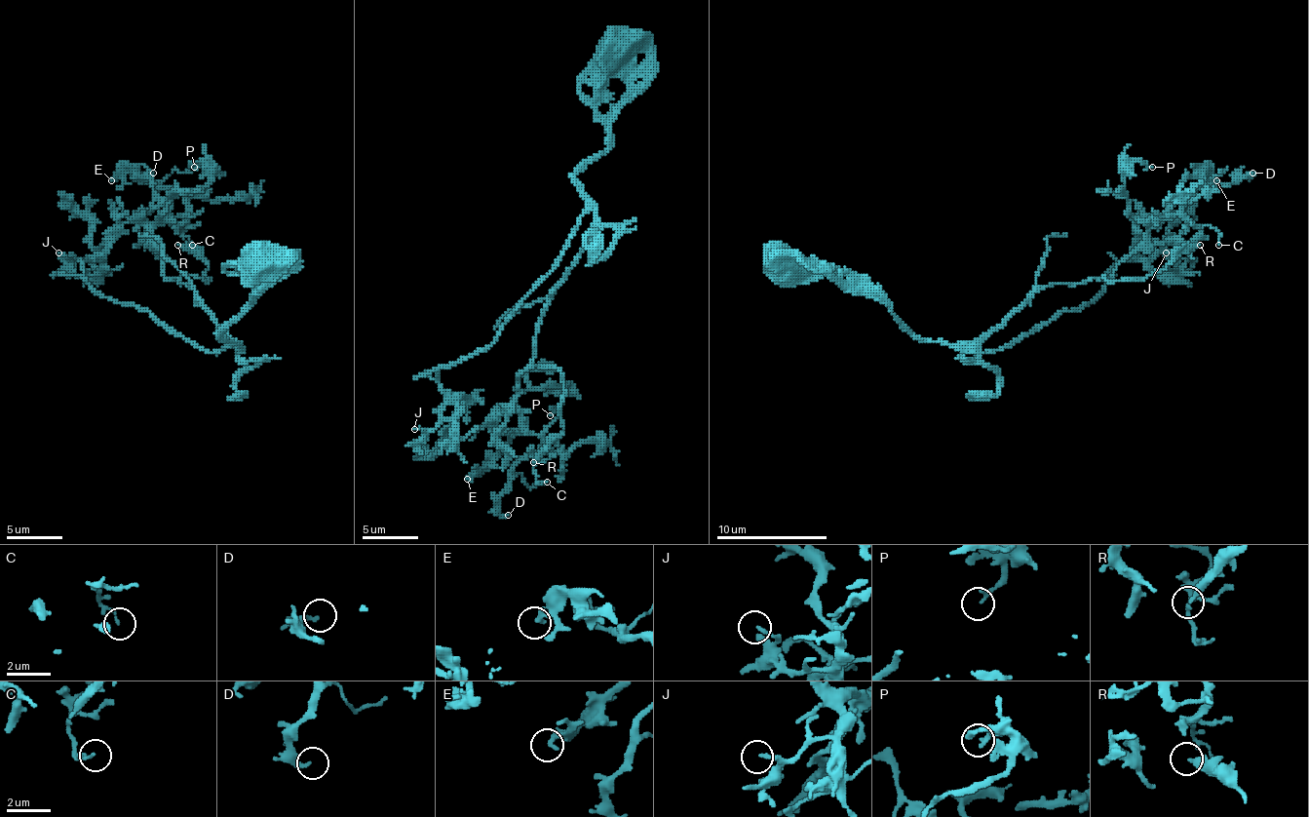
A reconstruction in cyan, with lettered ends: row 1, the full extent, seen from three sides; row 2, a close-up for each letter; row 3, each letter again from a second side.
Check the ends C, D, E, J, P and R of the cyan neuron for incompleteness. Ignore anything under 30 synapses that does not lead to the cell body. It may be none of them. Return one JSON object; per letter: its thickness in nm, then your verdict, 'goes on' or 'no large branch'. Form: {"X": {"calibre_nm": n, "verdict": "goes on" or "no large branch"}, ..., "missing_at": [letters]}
{"C": {"calibre_nm": 100, "verdict": "no large branch"}, "D": {"calibre_nm": 220, "verdict": "no large branch"}, "E": {"calibre_nm": 170, "verdict": "no large branch"}, "J": {"calibre_nm": 140, "verdict": "no large branch"}, "P": {"calibre_nm": 200, "verdict": "no large branch"}, "R": {"calibre_nm": 280, "verdict": "no large branch"}, "missing_at": []}

